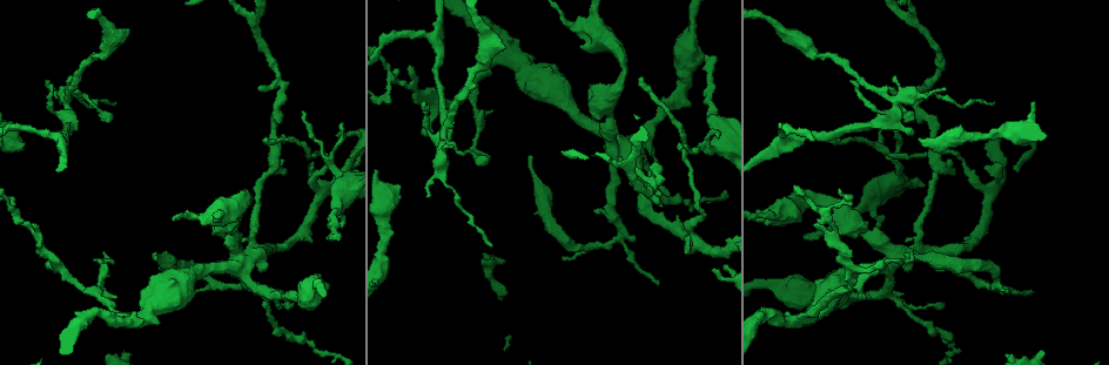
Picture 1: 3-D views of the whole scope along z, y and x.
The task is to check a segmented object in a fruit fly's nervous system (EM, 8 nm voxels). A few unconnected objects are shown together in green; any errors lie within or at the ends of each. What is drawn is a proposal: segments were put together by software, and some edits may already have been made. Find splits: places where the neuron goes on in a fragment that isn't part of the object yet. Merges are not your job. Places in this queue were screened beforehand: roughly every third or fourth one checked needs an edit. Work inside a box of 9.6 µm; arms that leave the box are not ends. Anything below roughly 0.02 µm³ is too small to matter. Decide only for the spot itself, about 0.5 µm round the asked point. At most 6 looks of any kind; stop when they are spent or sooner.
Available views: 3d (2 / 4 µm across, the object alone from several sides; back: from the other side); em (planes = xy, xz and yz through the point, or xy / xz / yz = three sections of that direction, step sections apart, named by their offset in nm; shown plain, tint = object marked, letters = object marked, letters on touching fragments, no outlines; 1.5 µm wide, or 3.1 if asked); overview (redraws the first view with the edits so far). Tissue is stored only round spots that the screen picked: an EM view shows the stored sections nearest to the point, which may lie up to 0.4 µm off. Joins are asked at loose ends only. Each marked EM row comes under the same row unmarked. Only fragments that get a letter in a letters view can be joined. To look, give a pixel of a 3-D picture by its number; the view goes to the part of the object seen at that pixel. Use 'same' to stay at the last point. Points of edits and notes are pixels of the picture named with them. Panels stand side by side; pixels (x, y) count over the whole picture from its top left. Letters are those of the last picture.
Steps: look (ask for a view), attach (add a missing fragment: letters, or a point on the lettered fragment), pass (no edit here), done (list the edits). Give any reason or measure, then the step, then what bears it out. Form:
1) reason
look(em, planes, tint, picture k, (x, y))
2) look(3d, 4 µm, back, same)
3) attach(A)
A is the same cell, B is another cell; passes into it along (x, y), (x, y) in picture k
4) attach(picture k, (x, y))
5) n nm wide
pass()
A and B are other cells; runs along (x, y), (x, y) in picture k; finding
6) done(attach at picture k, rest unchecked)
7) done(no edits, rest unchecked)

an open end
look(em, xy, step 8, letters, picture 1, (305, 112))

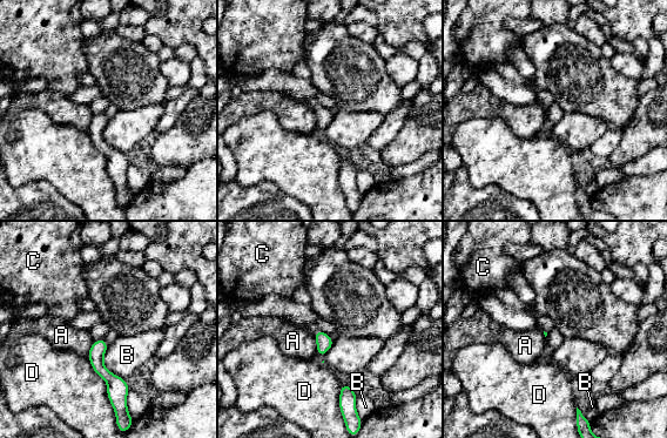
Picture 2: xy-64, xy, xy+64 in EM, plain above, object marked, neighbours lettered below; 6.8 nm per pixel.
look(em, planes, letters, same)

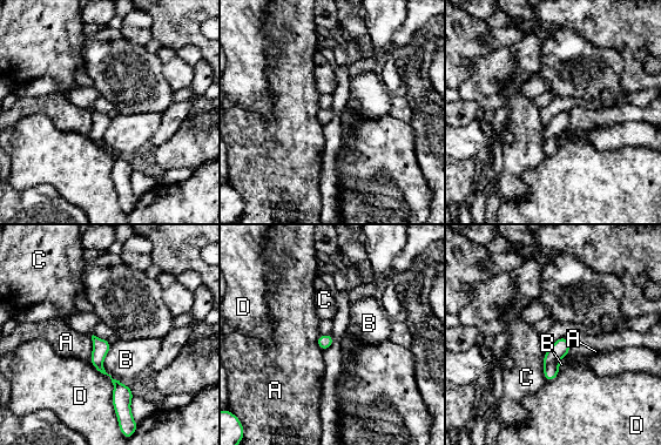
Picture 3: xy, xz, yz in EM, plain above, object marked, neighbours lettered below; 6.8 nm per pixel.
100 nm wide
pass()
A, B, C and D are other cells; border along (112, 345), (103, 359), (110, 376) in picture 3; no lettered fragment goes on from it

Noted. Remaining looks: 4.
branch stops here
look(em, yz, step 4, letters, picture 1, (878, 226))

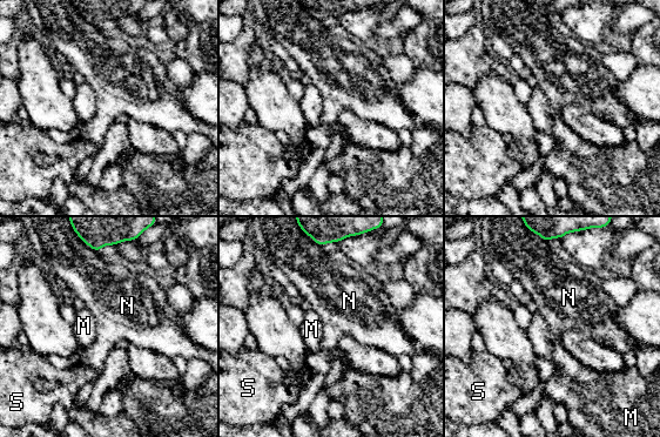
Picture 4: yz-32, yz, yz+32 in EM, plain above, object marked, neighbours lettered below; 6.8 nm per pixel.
cut it another way
look(em, planes, letters, same)

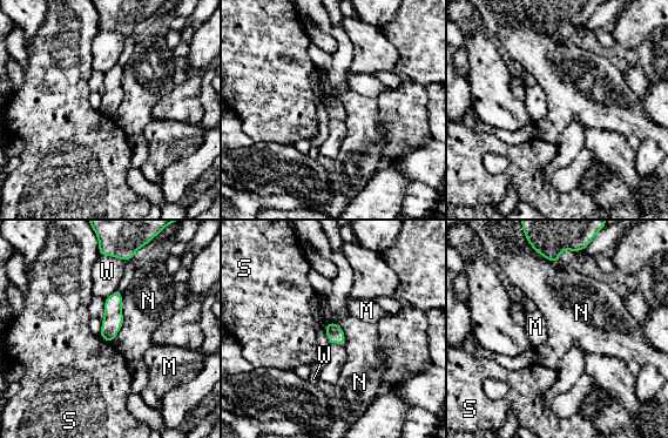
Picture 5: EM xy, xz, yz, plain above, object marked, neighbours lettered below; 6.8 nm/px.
N touches over 340 nm
pass()
M, N, S and W are other cells; no lettered fragment goes on from it

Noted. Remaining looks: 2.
done(no edits, rest unchecked)

